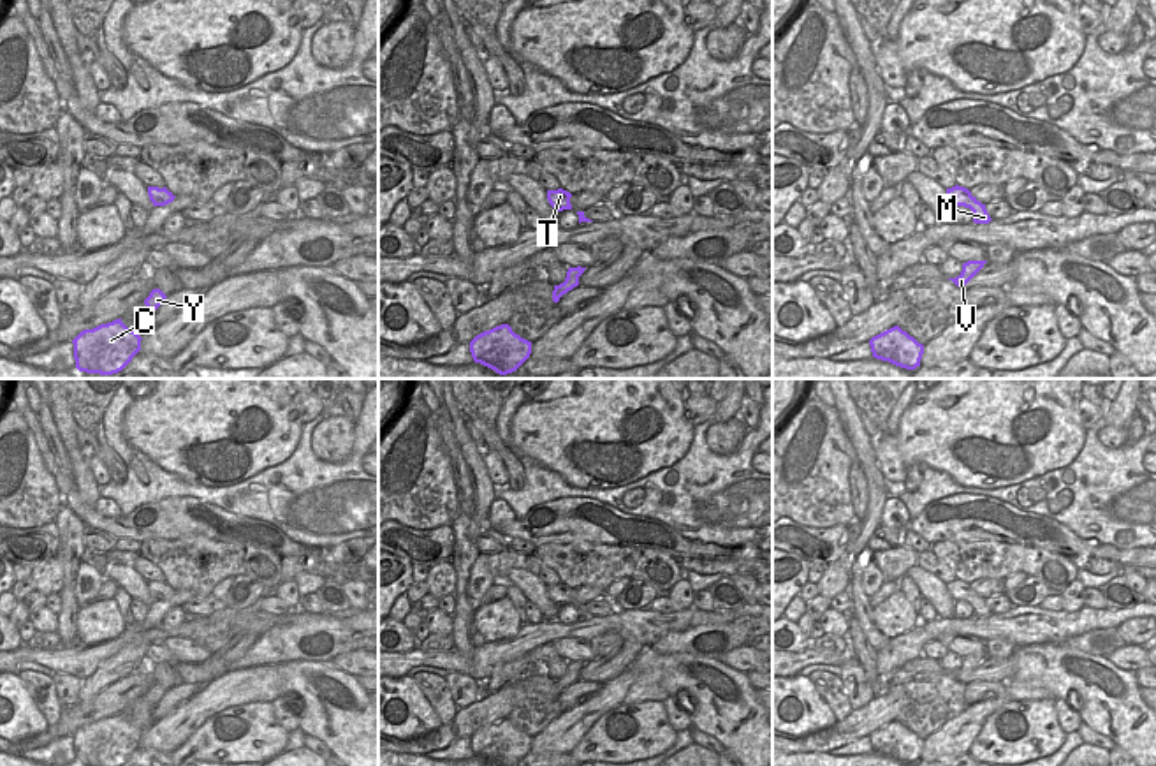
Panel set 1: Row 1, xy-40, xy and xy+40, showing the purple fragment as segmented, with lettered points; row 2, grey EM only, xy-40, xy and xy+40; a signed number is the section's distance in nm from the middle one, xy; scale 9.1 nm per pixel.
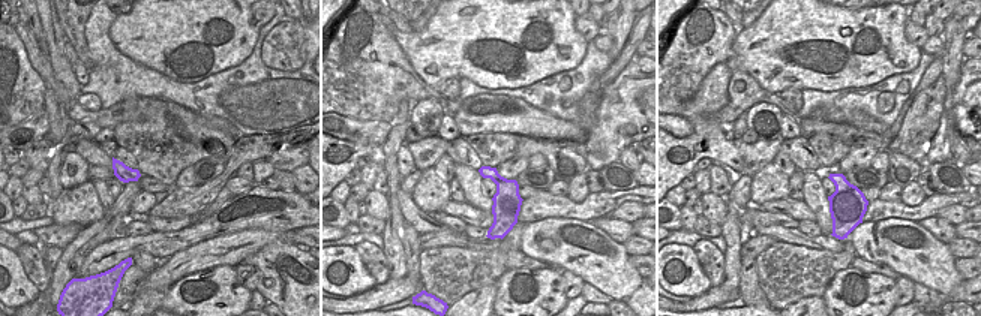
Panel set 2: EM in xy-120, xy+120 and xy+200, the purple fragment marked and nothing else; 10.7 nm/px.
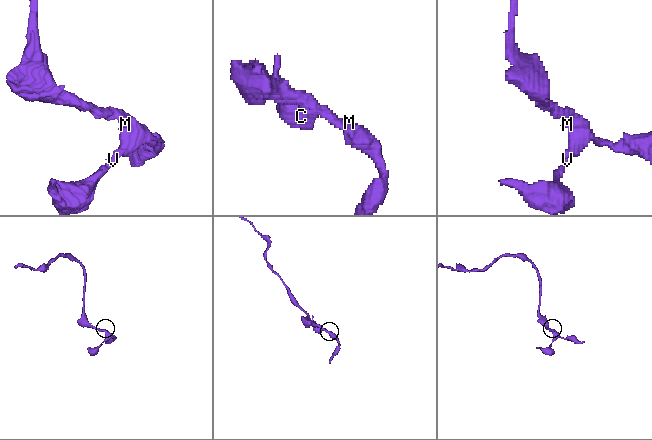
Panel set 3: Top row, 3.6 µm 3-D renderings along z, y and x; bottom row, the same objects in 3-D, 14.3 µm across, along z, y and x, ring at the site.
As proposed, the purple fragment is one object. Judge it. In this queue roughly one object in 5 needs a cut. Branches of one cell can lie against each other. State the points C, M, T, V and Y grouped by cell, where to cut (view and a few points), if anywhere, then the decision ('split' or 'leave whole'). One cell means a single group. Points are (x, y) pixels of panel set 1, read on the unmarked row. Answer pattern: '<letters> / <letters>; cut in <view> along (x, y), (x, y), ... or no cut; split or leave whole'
C M T V Y; no cut; leave whole

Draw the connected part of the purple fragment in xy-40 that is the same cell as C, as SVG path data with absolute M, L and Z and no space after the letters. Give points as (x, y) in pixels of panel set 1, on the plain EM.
M121 713L81 725L74 734L79 766L121 766L141 745L141 731Z

